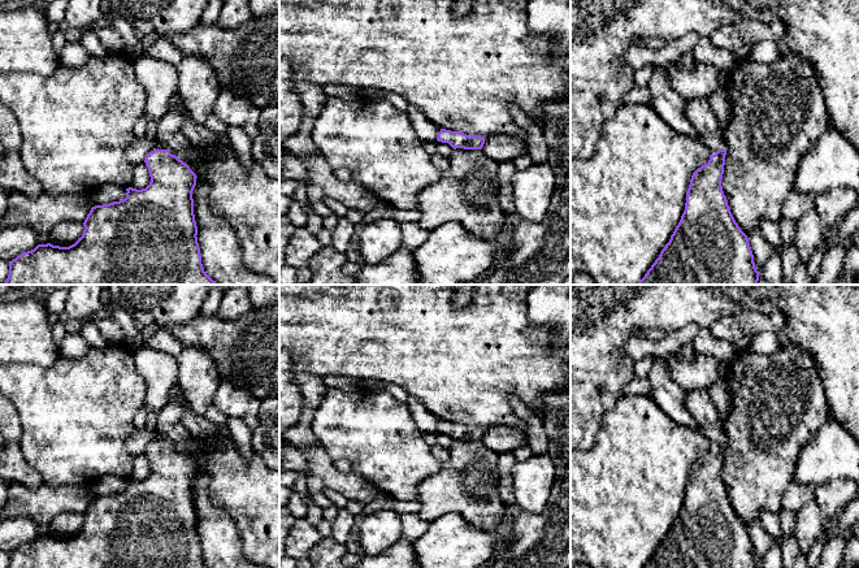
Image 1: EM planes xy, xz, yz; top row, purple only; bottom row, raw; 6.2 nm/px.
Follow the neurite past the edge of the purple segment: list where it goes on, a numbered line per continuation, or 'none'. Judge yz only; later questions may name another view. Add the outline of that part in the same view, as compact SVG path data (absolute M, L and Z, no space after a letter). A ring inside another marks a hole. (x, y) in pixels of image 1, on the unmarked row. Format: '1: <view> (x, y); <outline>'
1: yz (698, 402); M687 390L685 406L697 420L698 430L708 438L711 446L719 441L726 441L724 422L719 419L717 408L707 390Z

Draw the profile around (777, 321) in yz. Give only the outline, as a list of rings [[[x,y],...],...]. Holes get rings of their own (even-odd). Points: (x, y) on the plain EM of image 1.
[[[742,311],[737,316],[721,317],[708,329],[712,335],[730,343],[736,351],[750,350],[749,339],[762,331],[775,331],[781,334],[786,324],[786,317],[780,312],[765,316],[754,311]]]

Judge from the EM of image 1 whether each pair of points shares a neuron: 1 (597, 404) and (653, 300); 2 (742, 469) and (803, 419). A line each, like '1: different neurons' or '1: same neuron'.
1: same neuron
2: same neuron

